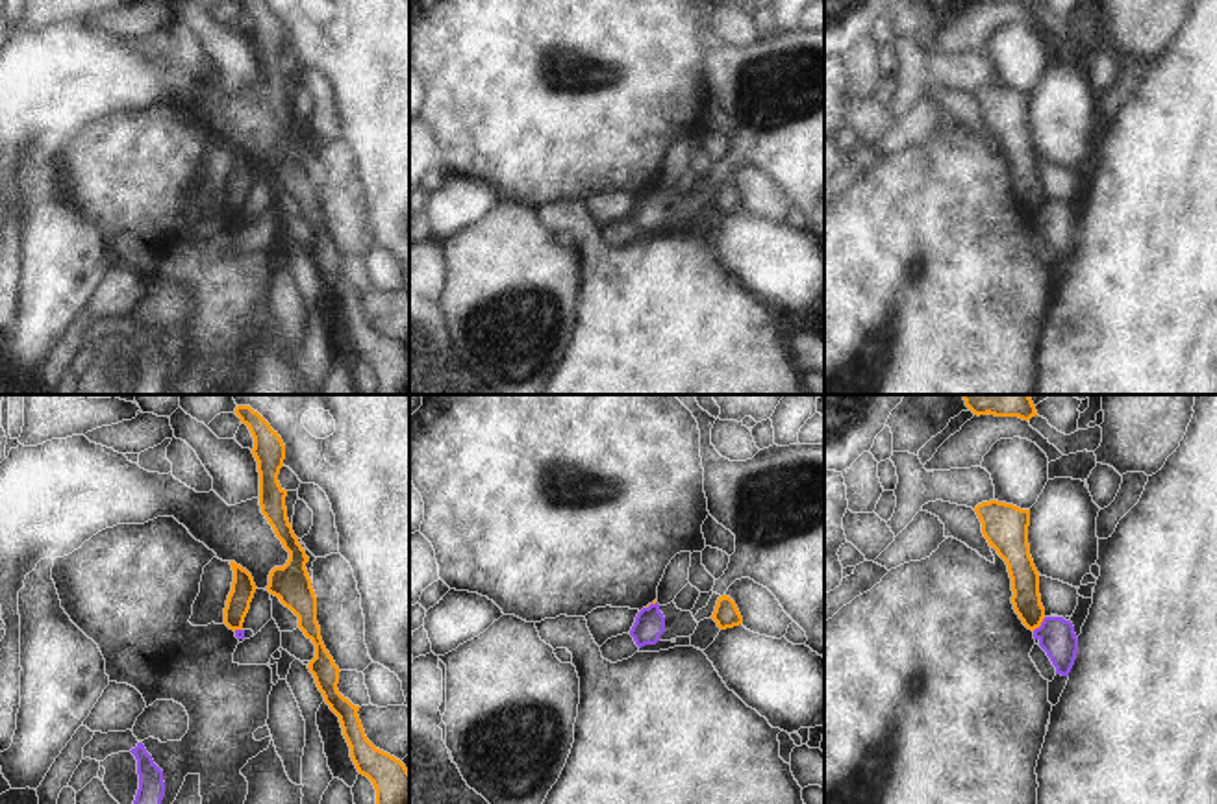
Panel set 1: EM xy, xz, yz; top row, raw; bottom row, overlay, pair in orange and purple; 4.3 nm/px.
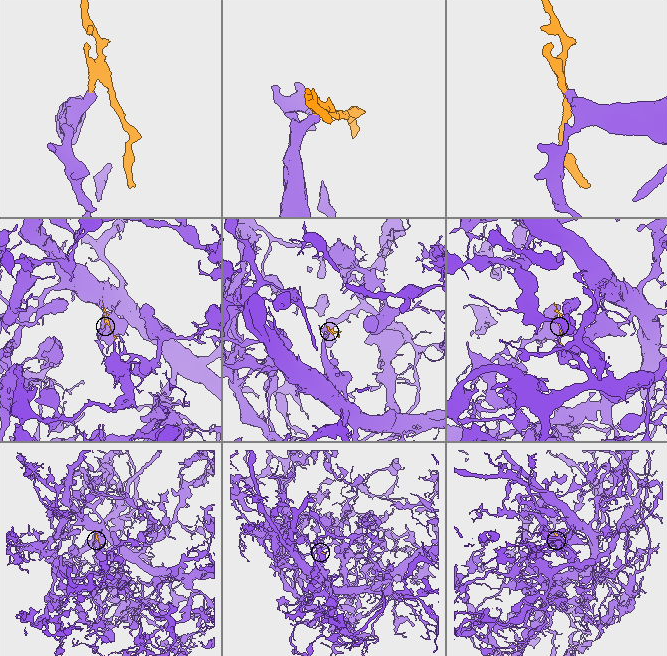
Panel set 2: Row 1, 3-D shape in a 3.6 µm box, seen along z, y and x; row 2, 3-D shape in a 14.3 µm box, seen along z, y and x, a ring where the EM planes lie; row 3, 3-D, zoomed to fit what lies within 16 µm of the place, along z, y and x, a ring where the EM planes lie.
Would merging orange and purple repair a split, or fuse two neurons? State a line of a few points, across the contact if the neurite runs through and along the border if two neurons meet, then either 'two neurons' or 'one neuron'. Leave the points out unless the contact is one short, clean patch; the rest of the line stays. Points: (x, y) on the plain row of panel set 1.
line yz (1045, 202), (1032, 215); two neurons

